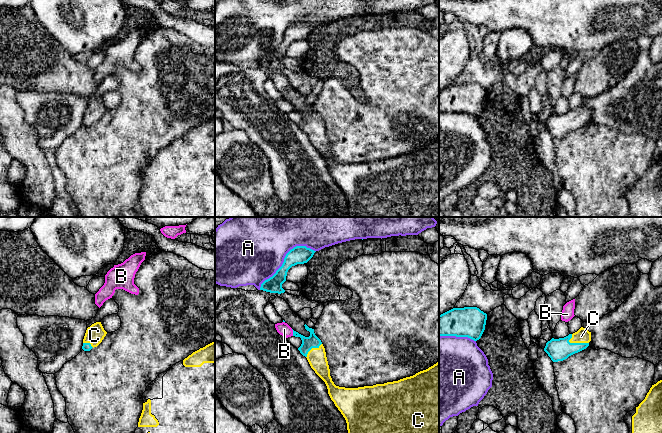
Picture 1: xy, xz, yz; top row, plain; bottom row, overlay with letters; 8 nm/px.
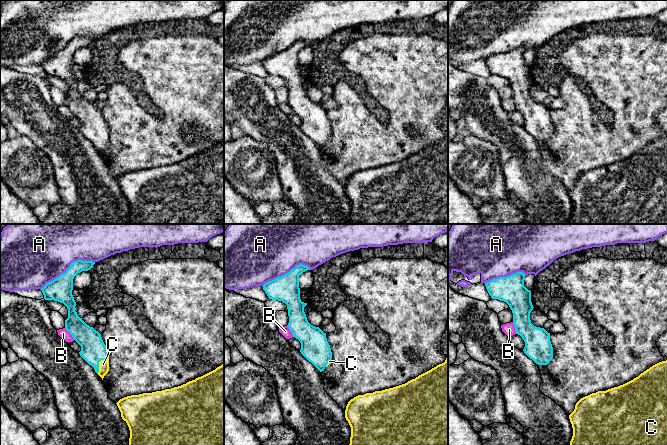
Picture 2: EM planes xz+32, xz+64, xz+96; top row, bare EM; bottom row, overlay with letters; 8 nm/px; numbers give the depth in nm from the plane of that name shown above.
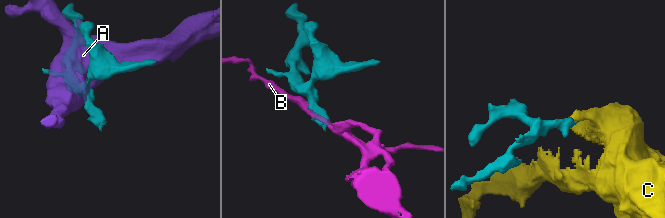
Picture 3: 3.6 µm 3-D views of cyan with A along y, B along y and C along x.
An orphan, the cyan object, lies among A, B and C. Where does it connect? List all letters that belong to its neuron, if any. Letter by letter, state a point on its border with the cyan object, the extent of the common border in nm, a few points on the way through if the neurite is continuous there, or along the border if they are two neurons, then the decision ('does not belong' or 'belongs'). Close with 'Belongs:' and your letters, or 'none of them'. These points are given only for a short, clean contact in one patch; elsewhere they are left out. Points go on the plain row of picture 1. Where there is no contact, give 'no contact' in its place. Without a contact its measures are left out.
A: contact xz (284, 34); length 550 nm; does not belong
B: contact xz (293, 108); length 60 nm; border xz (291, 105), (293, 111); does not belong
C: contact yz (578, 119); length 170 nm; way yz (560, 125), (573, 119), (578, 119), (582, 111); belongs
Belongs: C

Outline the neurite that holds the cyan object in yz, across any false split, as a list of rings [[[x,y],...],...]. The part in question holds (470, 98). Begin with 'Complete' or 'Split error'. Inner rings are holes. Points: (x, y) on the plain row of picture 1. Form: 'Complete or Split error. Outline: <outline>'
Complete. Outline: [[[477,83],[453,84],[439,91],[439,113],[468,113],[474,117],[481,114],[487,90]]]

